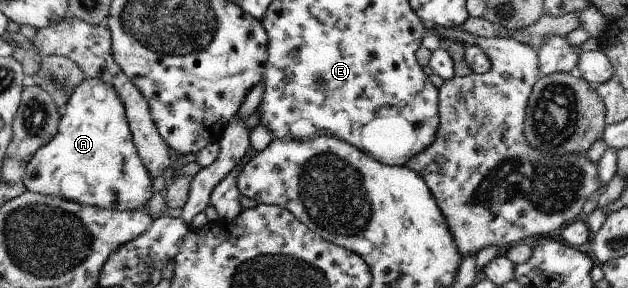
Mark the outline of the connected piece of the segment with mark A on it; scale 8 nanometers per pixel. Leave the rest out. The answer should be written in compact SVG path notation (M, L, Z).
M84 78L80 86L76 88L75 94L68 100L67 106L62 109L62 117L60 119L59 134L52 140L51 143L47 143L45 146L41 146L39 150L33 155L33 158L26 166L26 172L23 182L27 191L33 191L42 195L58 196L71 202L76 202L82 205L96 206L104 209L117 209L120 211L126 210L142 210L149 208L148 204L152 200L153 190L151 190L151 173L144 161L141 160L139 150L136 148L134 137L132 136L131 125L128 123L127 109L125 108L124 101L121 100L119 93L113 85L105 84L101 78Z

